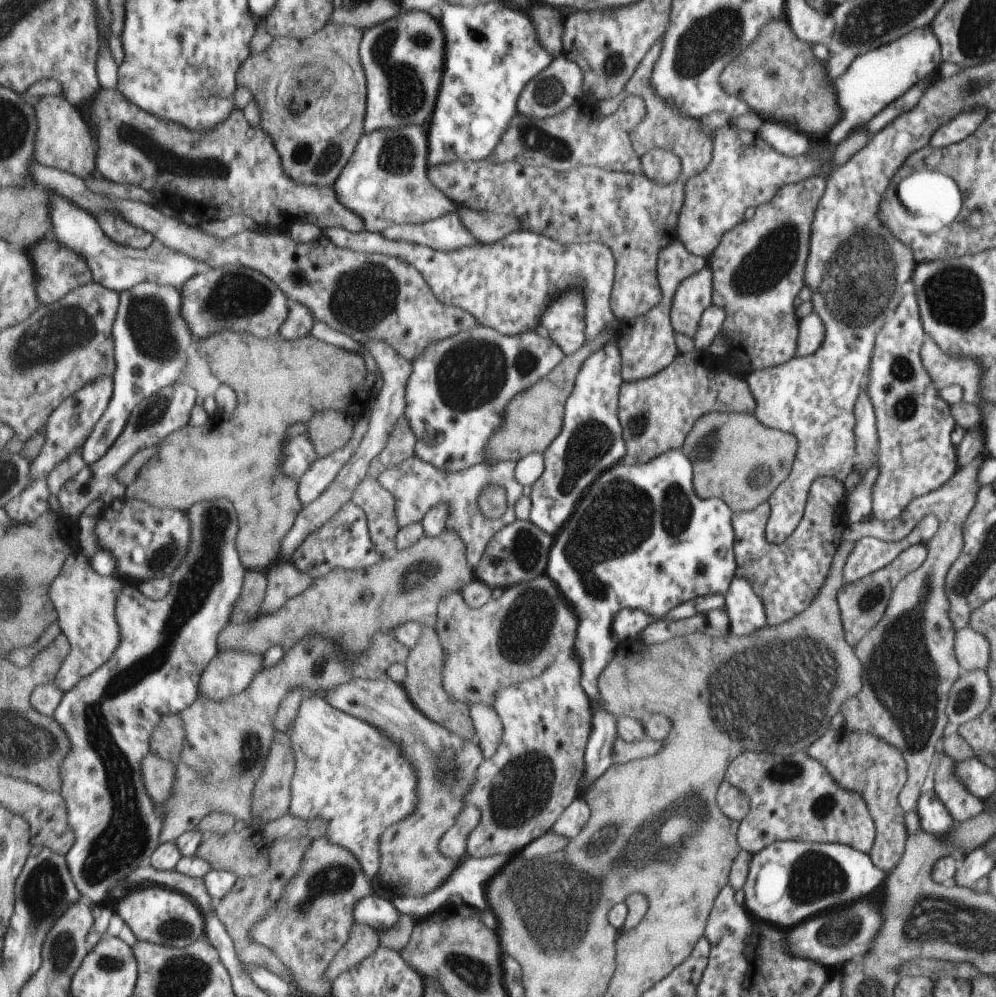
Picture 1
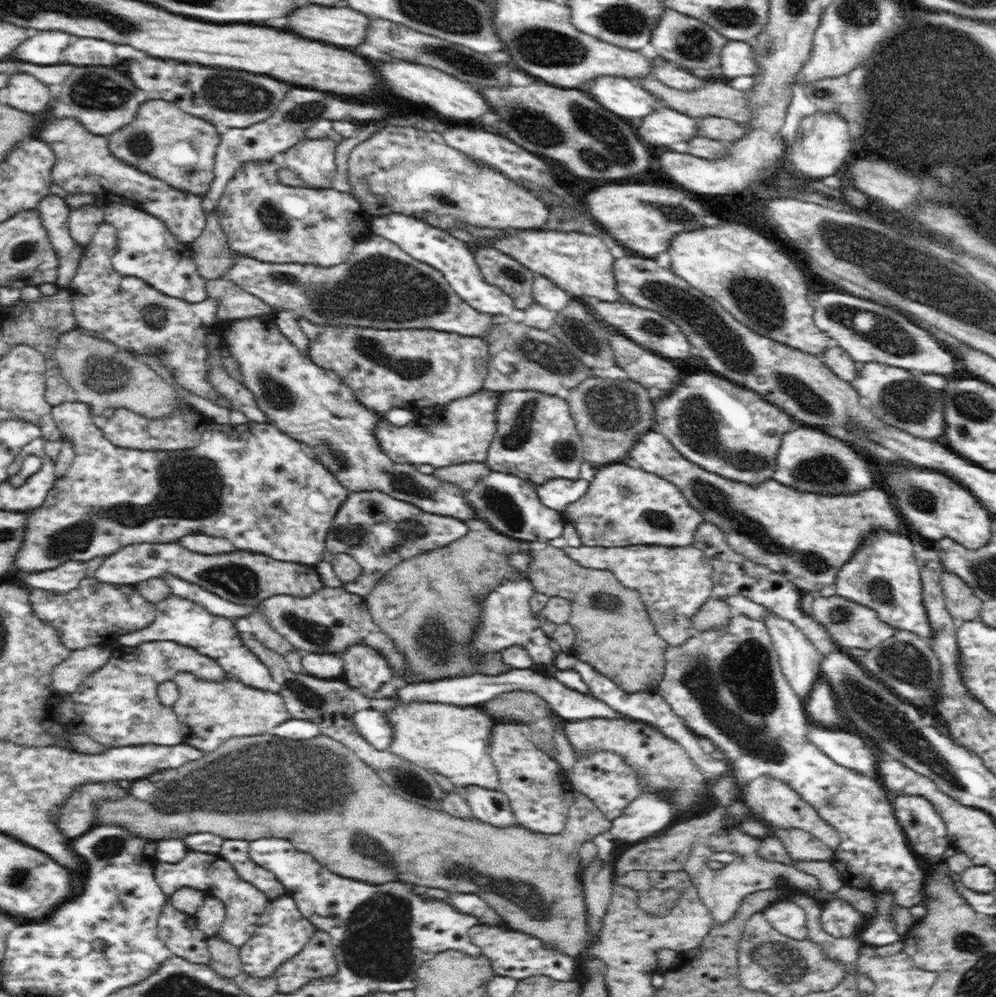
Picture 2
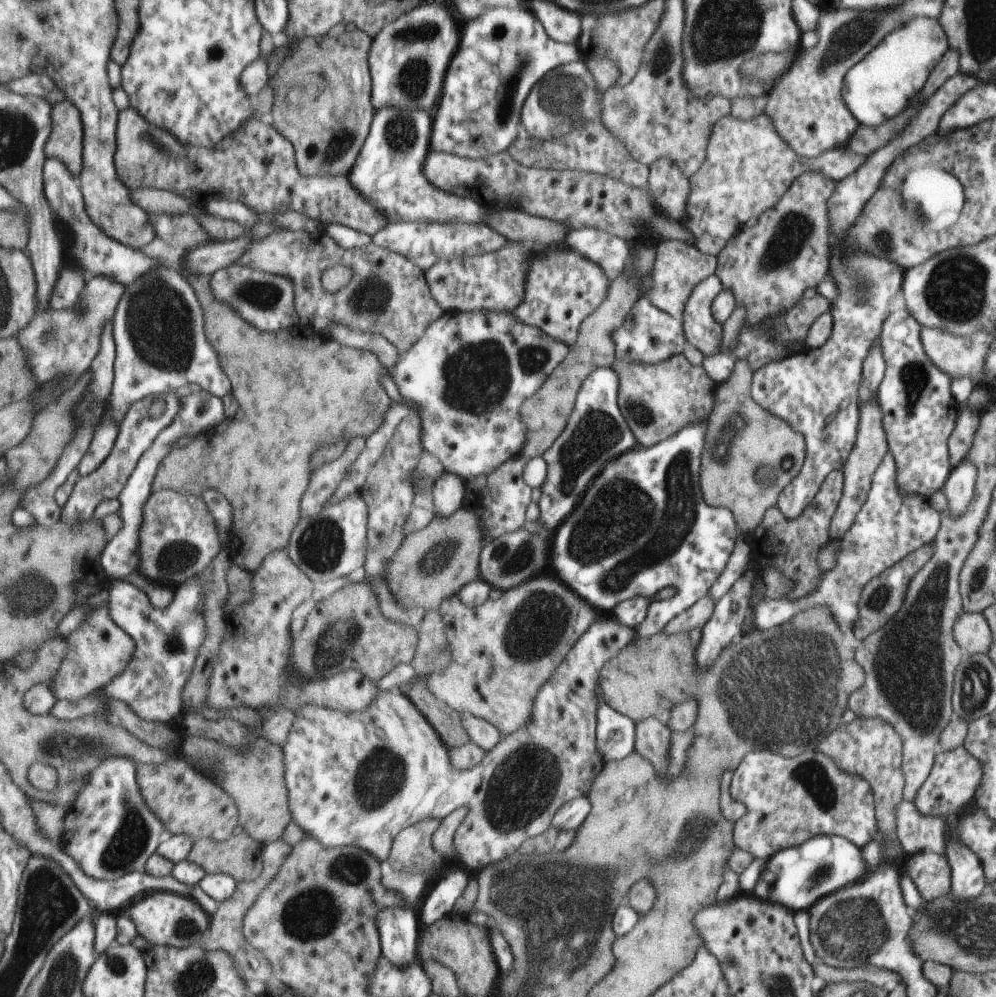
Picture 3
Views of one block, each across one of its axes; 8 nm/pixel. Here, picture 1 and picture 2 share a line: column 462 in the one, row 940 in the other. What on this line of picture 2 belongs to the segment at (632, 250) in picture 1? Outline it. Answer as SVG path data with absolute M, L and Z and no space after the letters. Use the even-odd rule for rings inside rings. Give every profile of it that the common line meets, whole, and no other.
M170 896L156 924L159 928L159 938L174 956L191 962L191 964L210 964L211 953L206 948L207 940L204 940L204 934L198 934L196 930L195 915L176 910L170 902Z

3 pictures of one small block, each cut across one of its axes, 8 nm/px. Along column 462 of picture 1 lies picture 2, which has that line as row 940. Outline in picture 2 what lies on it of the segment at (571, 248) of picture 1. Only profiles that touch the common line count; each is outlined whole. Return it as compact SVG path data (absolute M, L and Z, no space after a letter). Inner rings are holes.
M288 894L270 900L262 910L254 934L240 948L243 973L259 980L276 977L278 968L294 958L310 942L315 930L315 926L297 909L297 903Z

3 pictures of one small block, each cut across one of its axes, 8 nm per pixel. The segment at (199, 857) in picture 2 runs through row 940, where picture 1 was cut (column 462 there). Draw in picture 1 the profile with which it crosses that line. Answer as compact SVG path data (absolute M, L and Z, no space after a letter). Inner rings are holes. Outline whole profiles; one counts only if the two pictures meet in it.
M456 213L445 214L423 224L393 224L379 234L391 242L411 242L440 252L481 246L480 240L461 223Z

